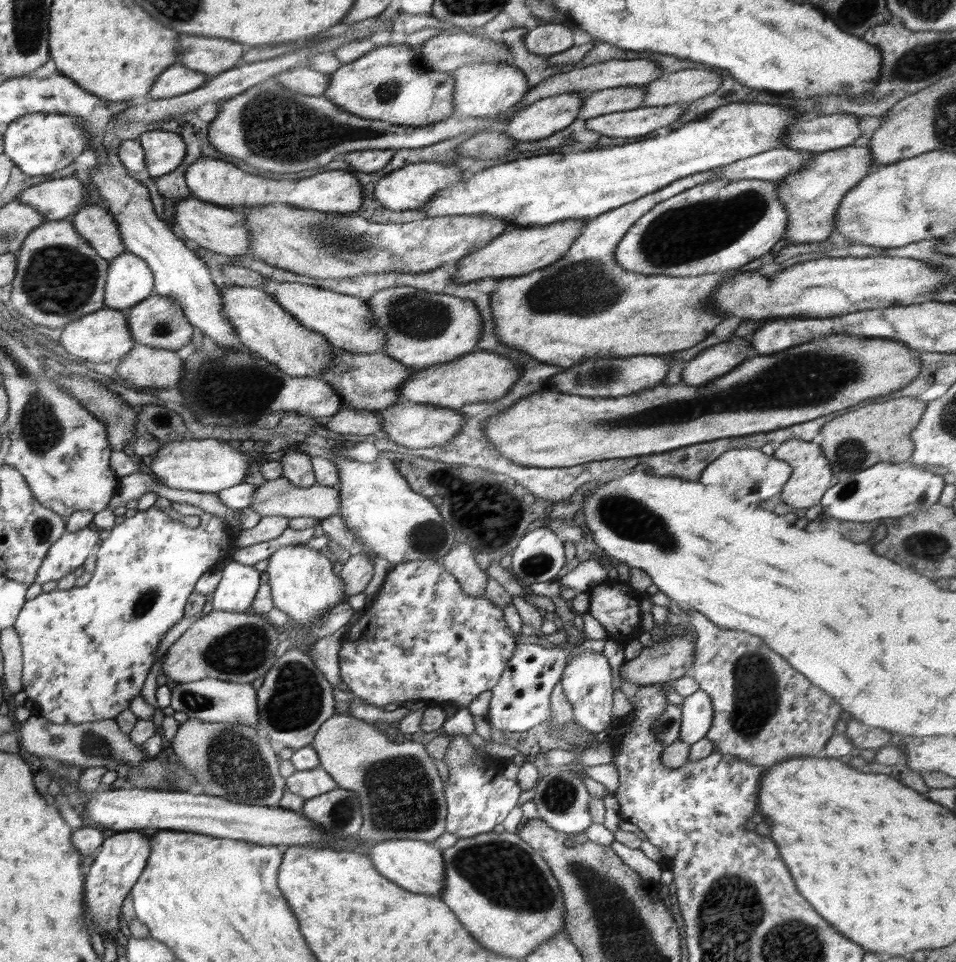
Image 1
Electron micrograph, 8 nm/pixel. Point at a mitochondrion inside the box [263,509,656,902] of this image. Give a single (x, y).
(399, 796)

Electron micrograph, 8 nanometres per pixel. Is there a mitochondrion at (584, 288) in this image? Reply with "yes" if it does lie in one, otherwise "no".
yes

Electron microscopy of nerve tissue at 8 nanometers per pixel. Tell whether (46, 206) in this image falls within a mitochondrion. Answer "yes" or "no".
no

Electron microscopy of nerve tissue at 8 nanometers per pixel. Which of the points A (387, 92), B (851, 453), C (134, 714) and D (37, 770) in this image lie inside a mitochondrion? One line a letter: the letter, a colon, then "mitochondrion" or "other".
A: mitochondrion
B: mitochondrion
C: other
D: other

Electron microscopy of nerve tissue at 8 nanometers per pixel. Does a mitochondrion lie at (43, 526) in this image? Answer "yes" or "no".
yes

